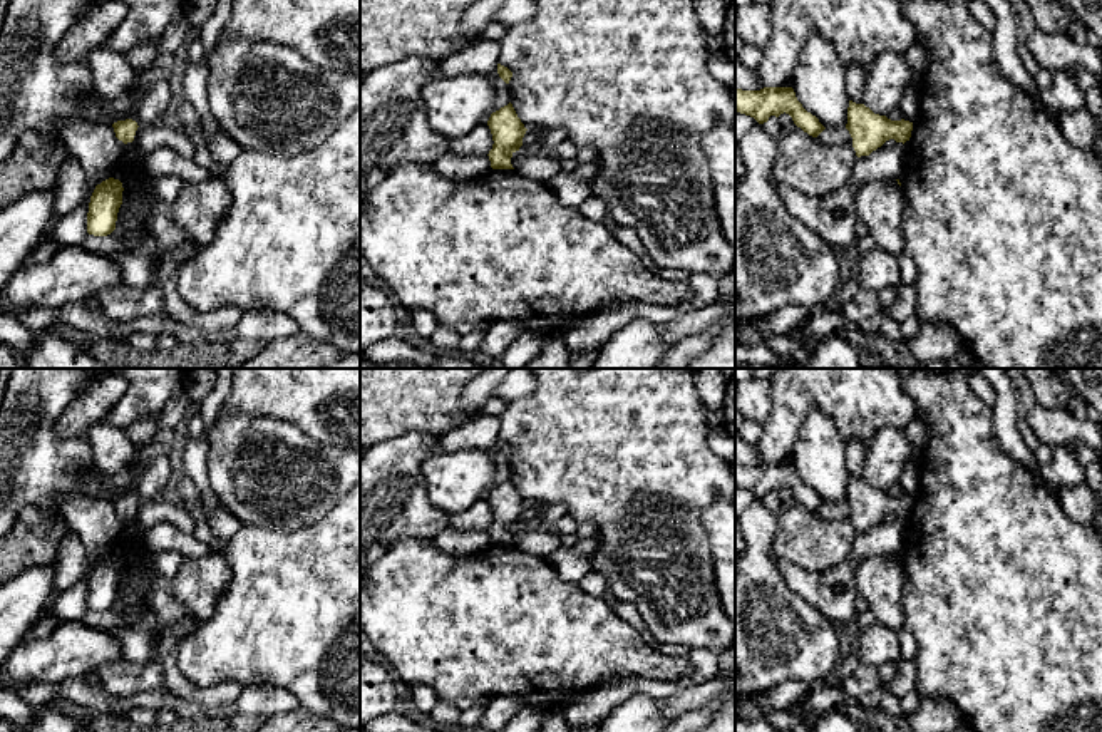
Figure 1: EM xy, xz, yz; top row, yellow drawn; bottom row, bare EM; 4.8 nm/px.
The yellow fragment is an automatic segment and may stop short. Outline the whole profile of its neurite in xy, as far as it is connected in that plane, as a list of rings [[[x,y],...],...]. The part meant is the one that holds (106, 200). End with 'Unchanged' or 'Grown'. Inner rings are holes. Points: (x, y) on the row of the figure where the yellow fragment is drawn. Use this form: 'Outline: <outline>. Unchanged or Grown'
Outline: [[[109,178],[95,186],[87,213],[87,233],[107,236],[116,229],[117,213],[122,204],[122,183]]]. Unchanged

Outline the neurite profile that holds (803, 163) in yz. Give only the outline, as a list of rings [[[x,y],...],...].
[[[797,126],[782,127],[775,144],[775,183],[807,196],[827,196],[841,189],[849,181],[857,157],[852,144],[822,144]]]

